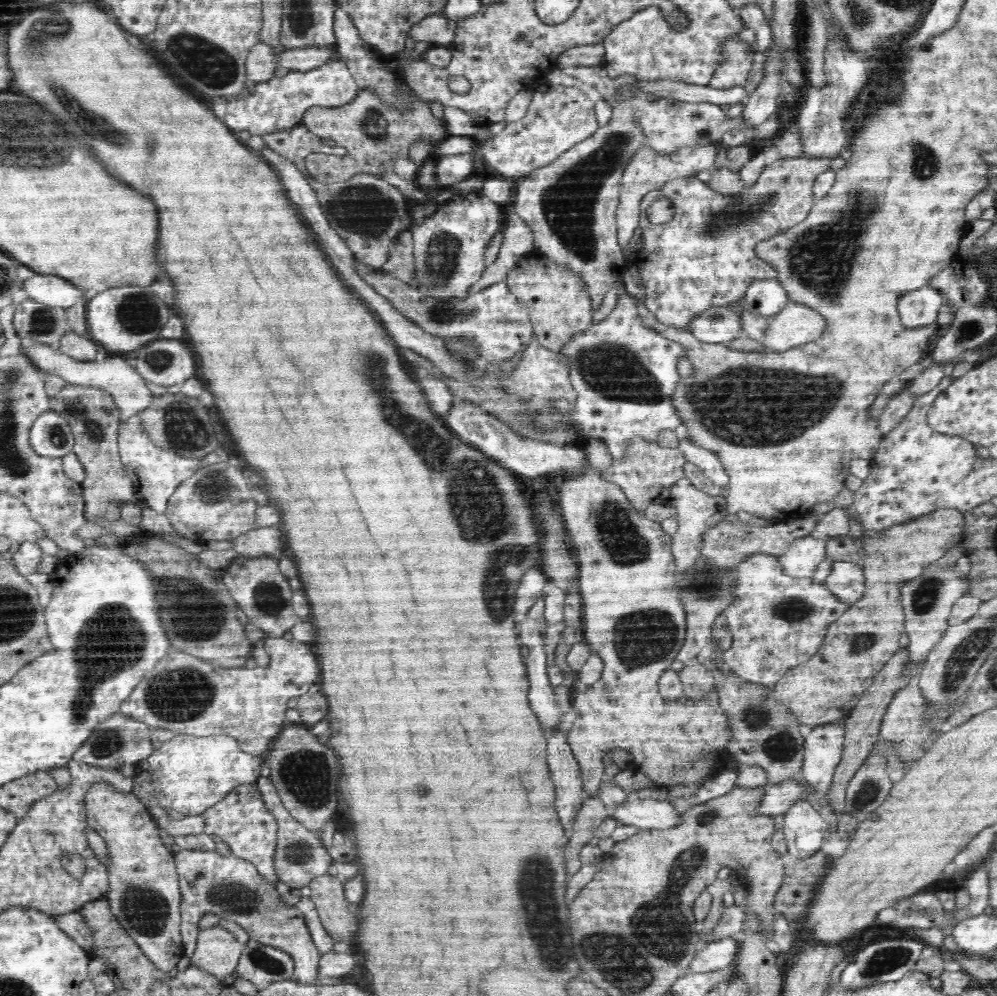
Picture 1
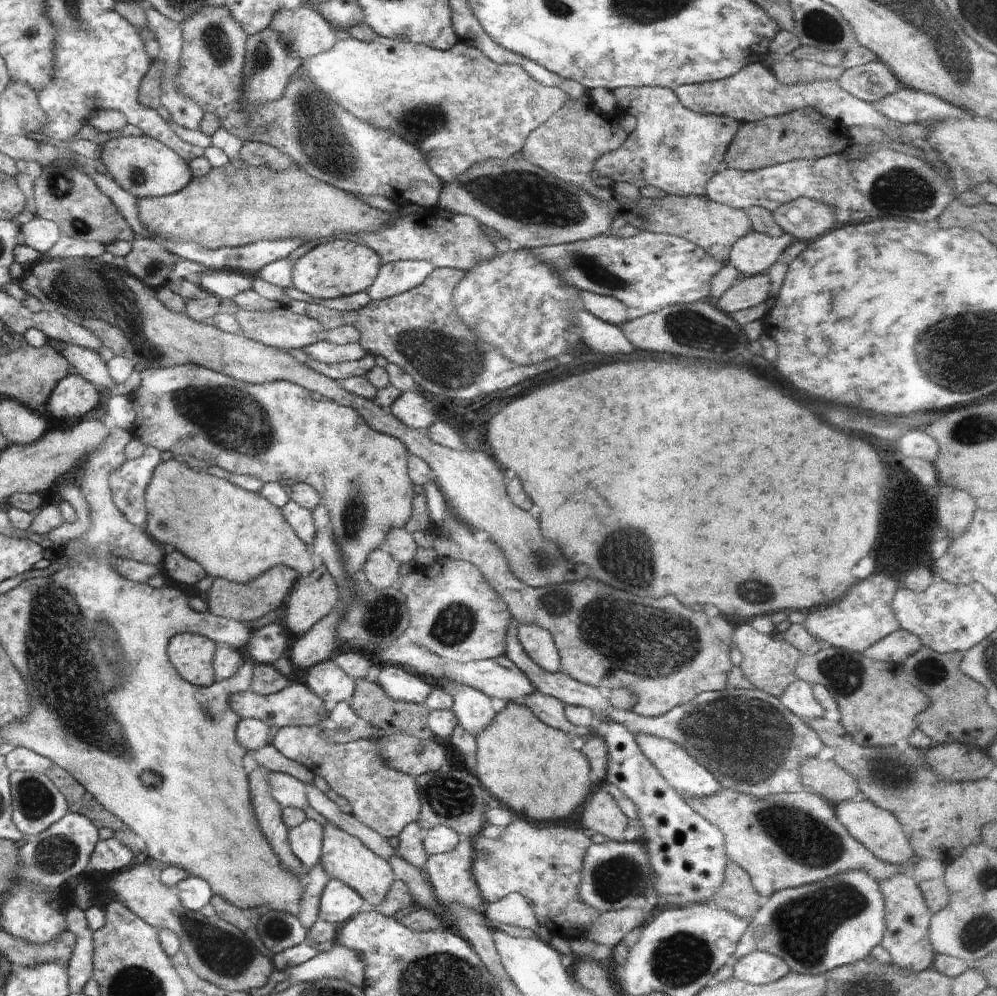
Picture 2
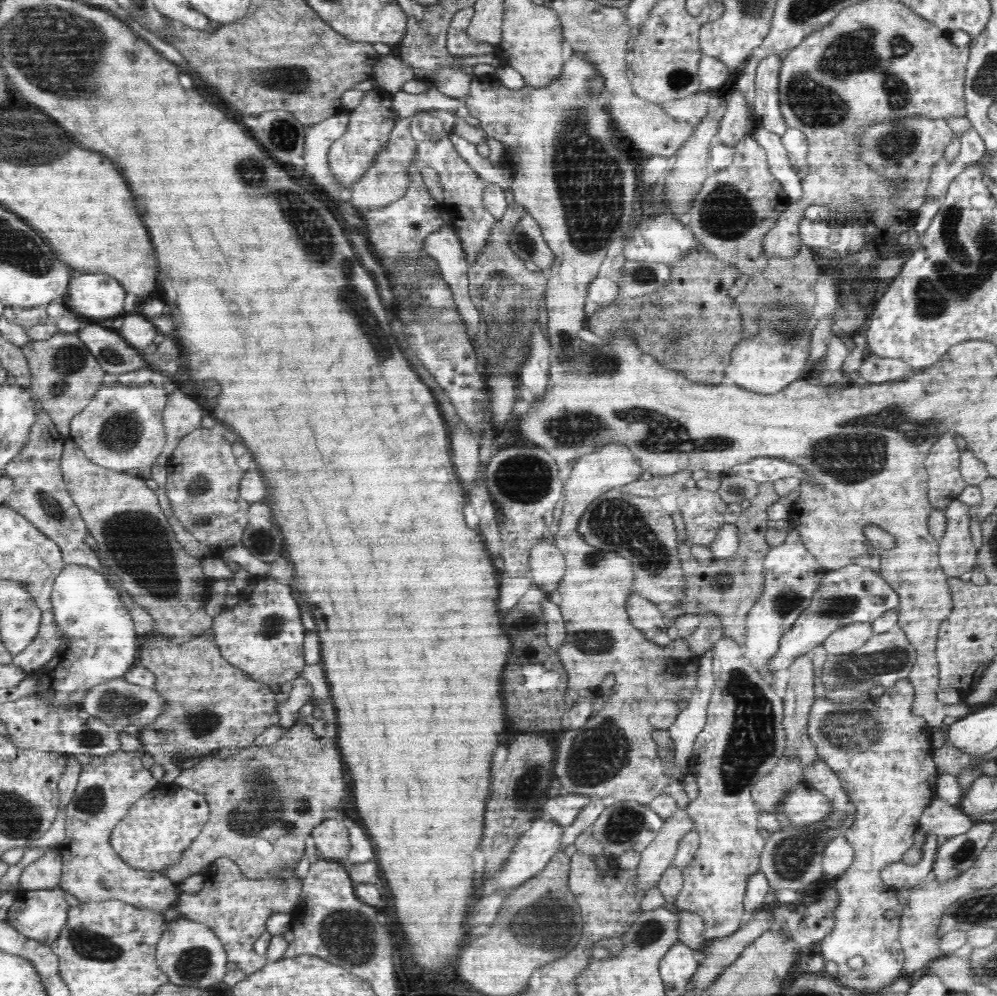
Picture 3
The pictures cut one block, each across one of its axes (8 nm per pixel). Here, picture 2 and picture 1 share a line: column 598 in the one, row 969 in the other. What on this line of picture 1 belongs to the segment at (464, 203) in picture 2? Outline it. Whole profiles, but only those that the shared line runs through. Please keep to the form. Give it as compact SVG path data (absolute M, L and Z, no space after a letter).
M218 924L199 932L191 964L222 980L235 971L243 947L228 930Z

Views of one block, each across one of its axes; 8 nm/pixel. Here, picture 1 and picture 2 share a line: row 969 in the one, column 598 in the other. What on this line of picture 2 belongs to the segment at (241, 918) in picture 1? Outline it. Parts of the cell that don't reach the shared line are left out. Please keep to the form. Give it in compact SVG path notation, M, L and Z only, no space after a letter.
M580 291L578 296L582 298L584 309L596 318L619 326L628 321L628 309L617 298L588 291Z

